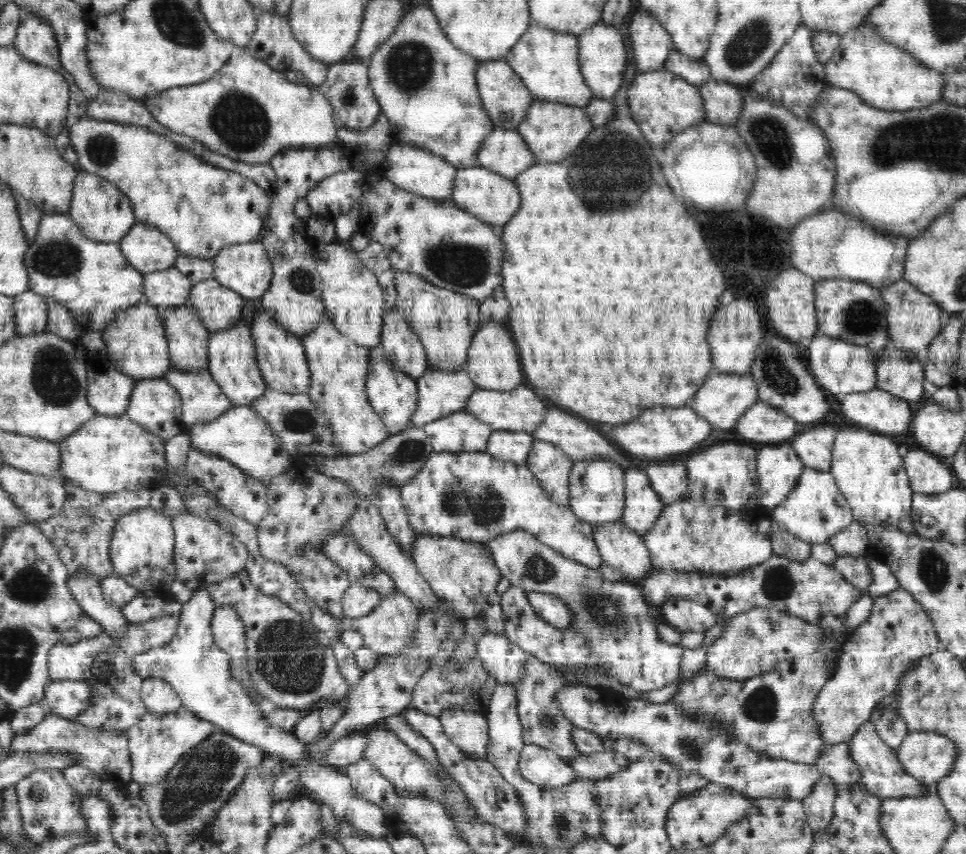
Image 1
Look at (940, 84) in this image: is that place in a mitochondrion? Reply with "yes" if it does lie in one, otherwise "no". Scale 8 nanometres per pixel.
no

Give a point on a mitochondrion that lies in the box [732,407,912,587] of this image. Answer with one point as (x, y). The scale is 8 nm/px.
(822, 517)

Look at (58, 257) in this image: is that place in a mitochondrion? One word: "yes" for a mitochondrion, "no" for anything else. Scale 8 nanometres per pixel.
yes

